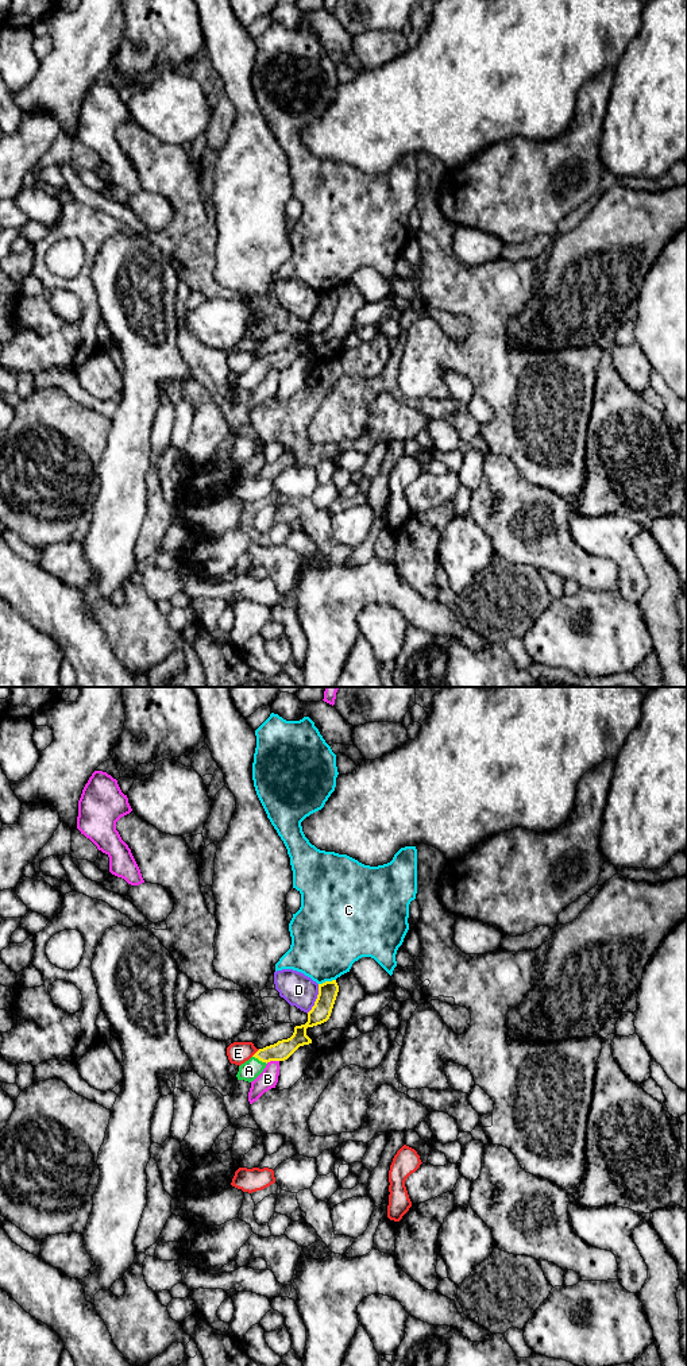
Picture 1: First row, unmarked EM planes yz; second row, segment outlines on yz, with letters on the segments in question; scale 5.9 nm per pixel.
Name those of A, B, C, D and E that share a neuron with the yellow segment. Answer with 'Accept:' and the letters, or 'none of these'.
Accept: A

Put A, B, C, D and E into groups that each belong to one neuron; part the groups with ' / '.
A / B / C / D / E

